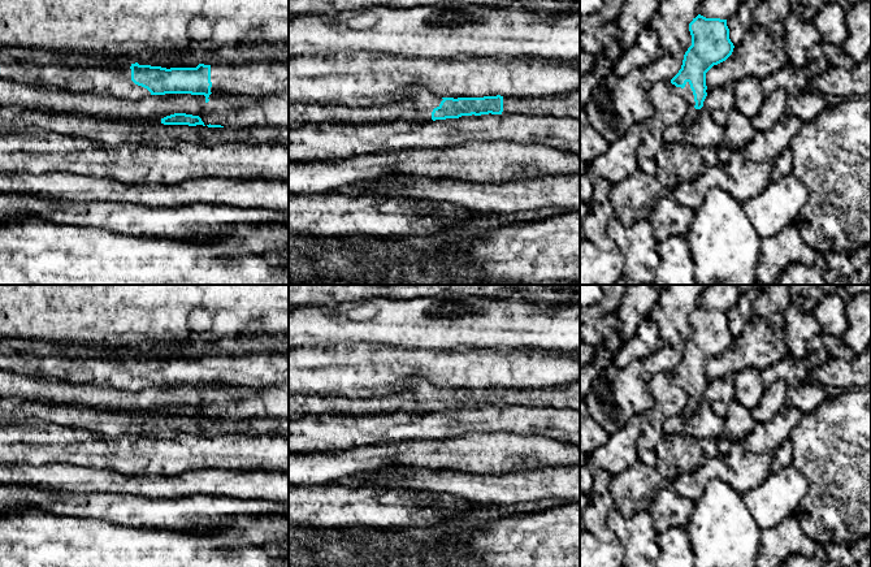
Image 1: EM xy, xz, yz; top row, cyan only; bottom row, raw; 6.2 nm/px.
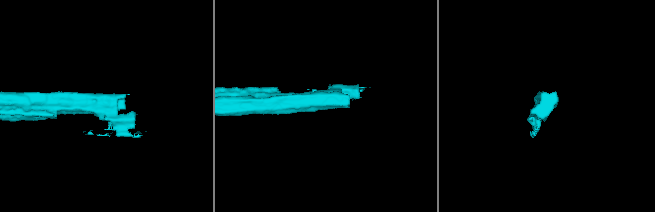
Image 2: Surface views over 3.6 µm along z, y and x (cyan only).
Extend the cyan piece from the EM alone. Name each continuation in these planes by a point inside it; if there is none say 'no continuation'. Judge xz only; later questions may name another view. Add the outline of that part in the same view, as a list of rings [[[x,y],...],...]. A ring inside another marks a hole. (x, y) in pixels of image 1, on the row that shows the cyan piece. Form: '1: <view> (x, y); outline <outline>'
1: xz (567, 104); outline [[[580,88],[543,96],[503,96],[502,114],[572,117],[580,120]]]
2: xz (417, 107); outline [[[422,88],[386,104],[347,107],[339,103],[289,103],[289,129],[321,124],[377,124],[406,120],[432,121],[432,112],[443,99]]]

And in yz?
1: yz (687, 92); outline [[[686,82],[684,88],[676,87],[675,85],[672,85],[672,87],[688,103],[688,113],[685,114],[682,124],[689,126],[697,118],[698,113],[703,109],[703,107],[701,109],[694,108],[696,105],[694,95],[693,95],[689,82]]]

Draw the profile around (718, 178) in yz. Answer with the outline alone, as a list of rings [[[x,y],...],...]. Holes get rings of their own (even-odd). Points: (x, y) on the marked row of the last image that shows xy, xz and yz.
[[[742,150],[734,151],[727,163],[716,165],[716,170],[706,169],[693,182],[685,182],[673,189],[670,195],[681,205],[696,211],[708,190],[720,187],[741,203],[757,196],[771,182],[772,164],[753,163]]]

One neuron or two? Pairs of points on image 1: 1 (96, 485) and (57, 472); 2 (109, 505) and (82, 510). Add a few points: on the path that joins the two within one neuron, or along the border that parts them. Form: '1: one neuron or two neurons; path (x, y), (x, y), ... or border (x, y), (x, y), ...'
1: one neuron; path (87, 480), (66, 479)
2: one neuron; path (103, 506), (89, 506)

